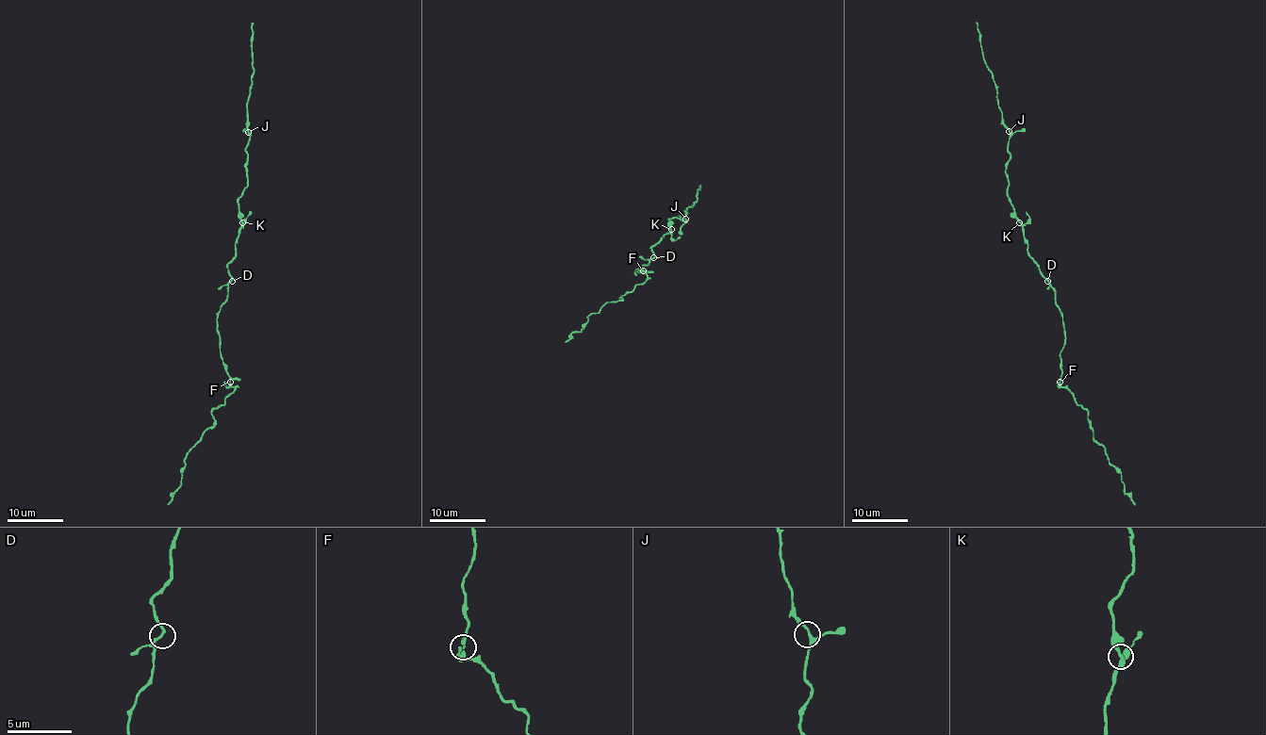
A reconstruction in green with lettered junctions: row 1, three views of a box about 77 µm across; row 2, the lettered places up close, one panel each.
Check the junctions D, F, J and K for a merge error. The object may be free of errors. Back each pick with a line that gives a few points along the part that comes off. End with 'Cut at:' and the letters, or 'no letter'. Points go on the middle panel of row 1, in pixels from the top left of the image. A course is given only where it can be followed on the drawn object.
Cut at: no letter

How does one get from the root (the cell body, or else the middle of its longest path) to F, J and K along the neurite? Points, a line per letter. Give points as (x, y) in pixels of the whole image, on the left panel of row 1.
F: (230, 281), (228, 297), (218, 316), (220, 357), (230, 381)
J: (230, 281), (228, 263), (235, 255), (242, 222), (238, 197), (247, 186), (245, 147), (250, 138), (248, 132)
K: (230, 281), (228, 263), (235, 255), (242, 222)

